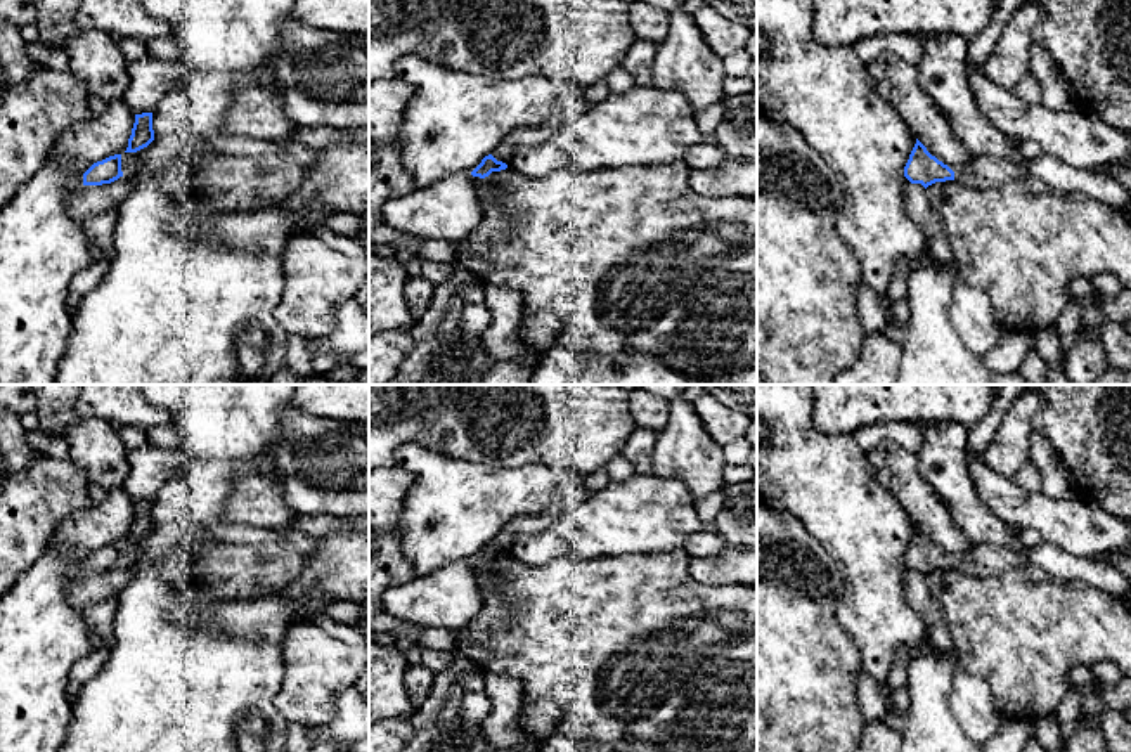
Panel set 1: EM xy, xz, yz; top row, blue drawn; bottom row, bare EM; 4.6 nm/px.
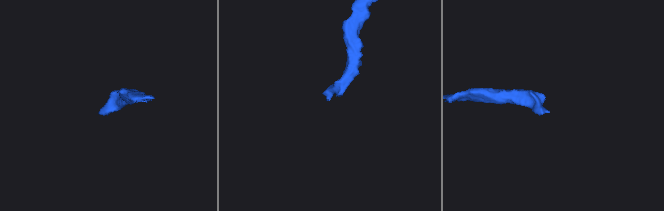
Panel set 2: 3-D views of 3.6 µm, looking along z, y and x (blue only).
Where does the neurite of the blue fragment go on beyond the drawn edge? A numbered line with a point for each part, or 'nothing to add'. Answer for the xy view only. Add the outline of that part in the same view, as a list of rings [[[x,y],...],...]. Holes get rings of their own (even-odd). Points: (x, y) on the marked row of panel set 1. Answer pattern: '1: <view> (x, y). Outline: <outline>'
1: xy (130, 162). Outline: [[[140,151],[137,152],[123,152],[121,154],[121,172],[123,172],[123,177],[128,177],[128,175],[133,175],[140,165]]]

